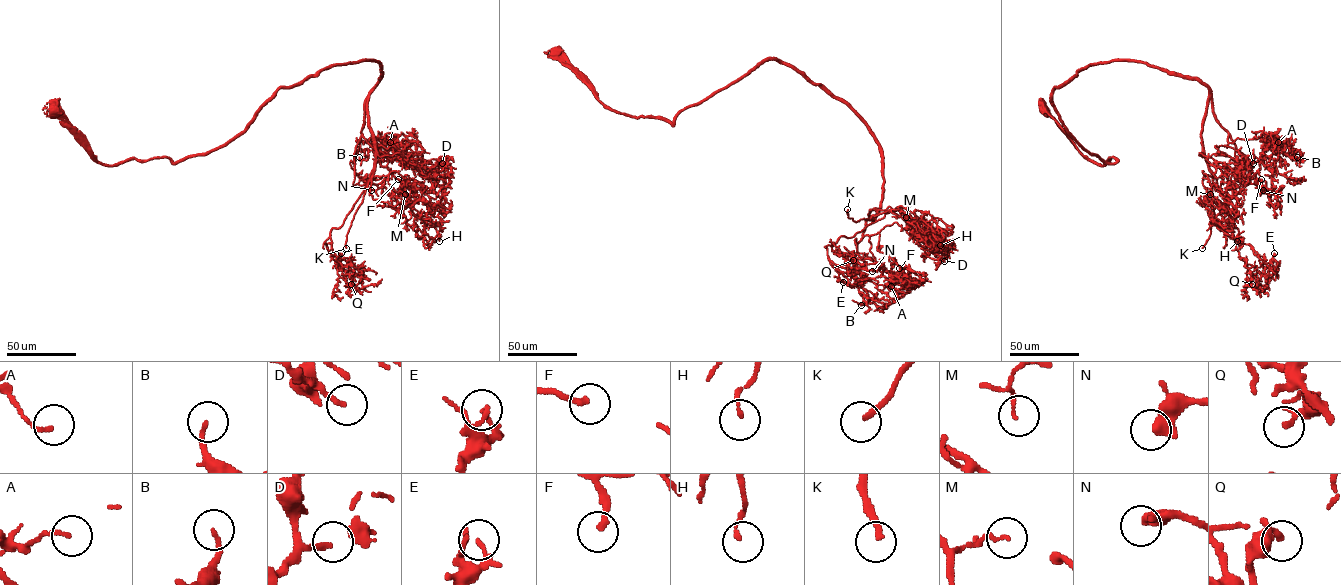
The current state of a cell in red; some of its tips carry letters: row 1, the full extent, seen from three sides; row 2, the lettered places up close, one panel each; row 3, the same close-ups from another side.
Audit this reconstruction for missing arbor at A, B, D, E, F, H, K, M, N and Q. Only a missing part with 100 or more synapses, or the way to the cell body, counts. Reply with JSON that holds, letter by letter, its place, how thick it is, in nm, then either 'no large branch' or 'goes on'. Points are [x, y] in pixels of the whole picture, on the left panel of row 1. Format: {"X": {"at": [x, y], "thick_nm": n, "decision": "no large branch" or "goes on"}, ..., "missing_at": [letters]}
{"A": {"at": [390, 142], "thick_nm": 140, "decision": "no large branch"}, "B": {"at": [359, 157], "thick_nm": 150, "decision": "no large branch"}, "D": {"at": [442, 163], "thick_nm": 190, "decision": "no large branch"}, "E": {"at": [341, 253], "thick_nm": 130, "decision": "no large branch"}, "F": {"at": [398, 179], "thick_nm": 200, "decision": "goes on"}, "H": {"at": [439, 241], "thick_nm": 140, "decision": "no large branch"}, "K": {"at": [346, 248], "thick_nm": 200, "decision": "goes on"}, "M": {"at": [405, 194], "thick_nm": 130, "decision": "no large branch"}, "N": {"at": [371, 190], "thick_nm": 480, "decision": "goes on"}, "Q": {"at": [351, 284], "thick_nm": 140, "decision": "no large branch"}, "missing_at": ["F", "K", "N"]}

